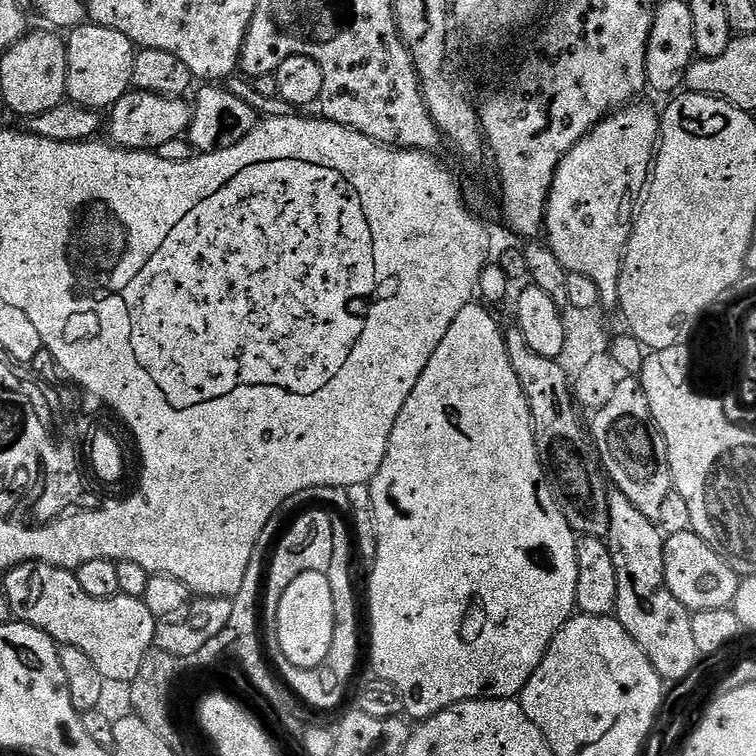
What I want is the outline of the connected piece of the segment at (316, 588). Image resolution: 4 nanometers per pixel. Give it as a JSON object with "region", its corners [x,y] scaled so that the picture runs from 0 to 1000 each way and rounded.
{"region":[[[429,757],[394,759],[384,775],[364,795],[365,852],[370,856],[374,877],[396,884],[418,884],[437,865],[437,849],[442,844],[442,802],[437,786],[437,770]]]}

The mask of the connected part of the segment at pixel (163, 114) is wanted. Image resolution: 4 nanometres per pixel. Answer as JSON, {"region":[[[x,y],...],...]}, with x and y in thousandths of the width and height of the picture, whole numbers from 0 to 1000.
{"region":[[[172,119],[142,149],[142,184],[156,196],[173,201],[194,201],[216,193],[218,188],[239,184],[247,173],[250,157],[251,138],[247,131]]]}

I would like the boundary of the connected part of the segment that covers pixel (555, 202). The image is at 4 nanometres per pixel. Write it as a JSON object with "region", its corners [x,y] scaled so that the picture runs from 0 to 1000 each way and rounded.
{"region":[[[832,136],[804,149],[741,212],[730,231],[725,270],[720,275],[722,327],[747,361],[770,362],[790,382],[808,382],[820,360],[820,340],[839,290],[839,271],[853,253],[870,184],[870,153],[852,138]]]}

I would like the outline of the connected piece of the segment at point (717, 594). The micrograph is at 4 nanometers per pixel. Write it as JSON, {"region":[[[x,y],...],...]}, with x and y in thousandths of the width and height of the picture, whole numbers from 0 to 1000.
{"region":[[[911,701],[902,706],[892,706],[882,710],[878,717],[878,772],[886,780],[886,786],[915,810],[946,810],[948,804],[963,804],[972,795],[974,784],[979,782],[980,763],[959,741],[950,738],[929,712],[923,712],[919,704]]]}

